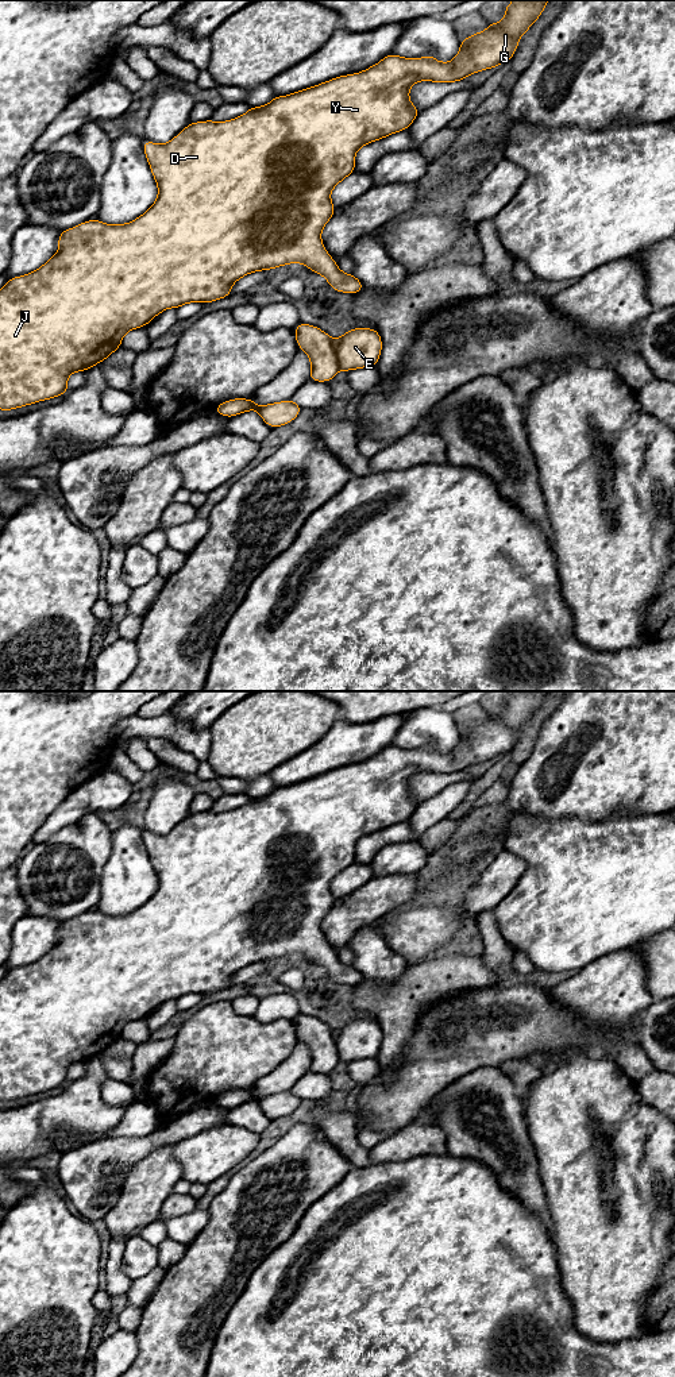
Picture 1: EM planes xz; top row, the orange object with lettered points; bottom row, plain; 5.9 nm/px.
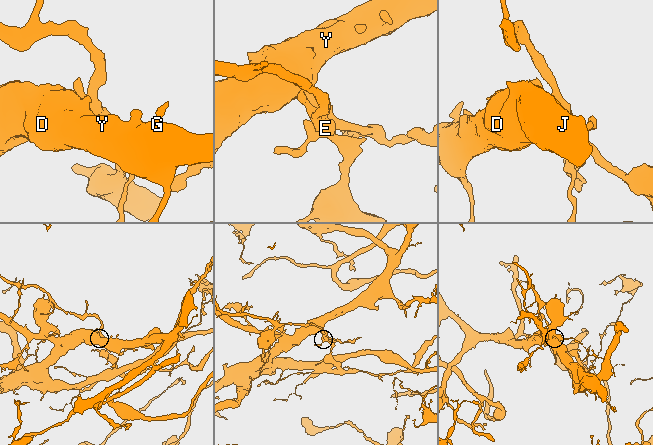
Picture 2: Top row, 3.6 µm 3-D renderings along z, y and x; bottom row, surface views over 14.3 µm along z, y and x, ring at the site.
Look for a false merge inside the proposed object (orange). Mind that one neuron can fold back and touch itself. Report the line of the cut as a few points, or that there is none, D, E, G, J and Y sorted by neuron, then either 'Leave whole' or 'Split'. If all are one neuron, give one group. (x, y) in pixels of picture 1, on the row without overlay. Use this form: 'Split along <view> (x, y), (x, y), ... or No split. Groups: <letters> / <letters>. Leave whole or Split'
Split along xz (334, 1032), (334, 1044), (339, 1059). Groups: D G J Y / E. Split

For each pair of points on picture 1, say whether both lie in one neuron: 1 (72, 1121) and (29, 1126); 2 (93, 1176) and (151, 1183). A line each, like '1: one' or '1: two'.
1: one
2: two

